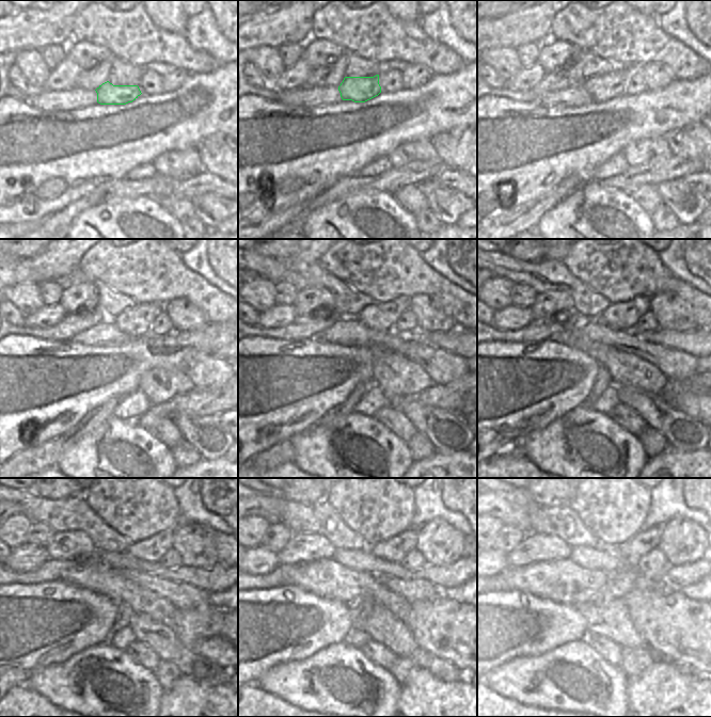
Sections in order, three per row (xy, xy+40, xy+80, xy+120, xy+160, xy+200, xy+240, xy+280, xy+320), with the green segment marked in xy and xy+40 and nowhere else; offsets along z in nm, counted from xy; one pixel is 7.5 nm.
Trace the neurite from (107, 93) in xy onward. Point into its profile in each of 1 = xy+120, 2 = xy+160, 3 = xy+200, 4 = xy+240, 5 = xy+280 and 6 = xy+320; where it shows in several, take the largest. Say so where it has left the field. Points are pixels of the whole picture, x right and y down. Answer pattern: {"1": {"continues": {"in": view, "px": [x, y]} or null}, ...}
{"1": {"continues": {"in": "xy+120", "px": [136, 321]}}, "2": {"continues": {"in": "xy+160", "px": [378, 316]}}, "3": {"continues": {"in": "xy+200", "px": [623, 316]}}, "4": {"continues": {"in": "xy+240", "px": [152, 550]}}, "5": {"continues": {"in": "xy+280", "px": [393, 550]}}, "6": {"continues": {"in": "xy+320", "px": [644, 541]}}}

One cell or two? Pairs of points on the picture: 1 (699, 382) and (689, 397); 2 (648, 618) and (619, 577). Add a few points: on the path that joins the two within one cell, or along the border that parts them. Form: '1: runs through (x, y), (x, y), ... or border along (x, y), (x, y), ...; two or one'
1: border along (683, 380), (690, 387), (699, 388); two
2: border along (634, 586), (622, 596), (616, 598); two

